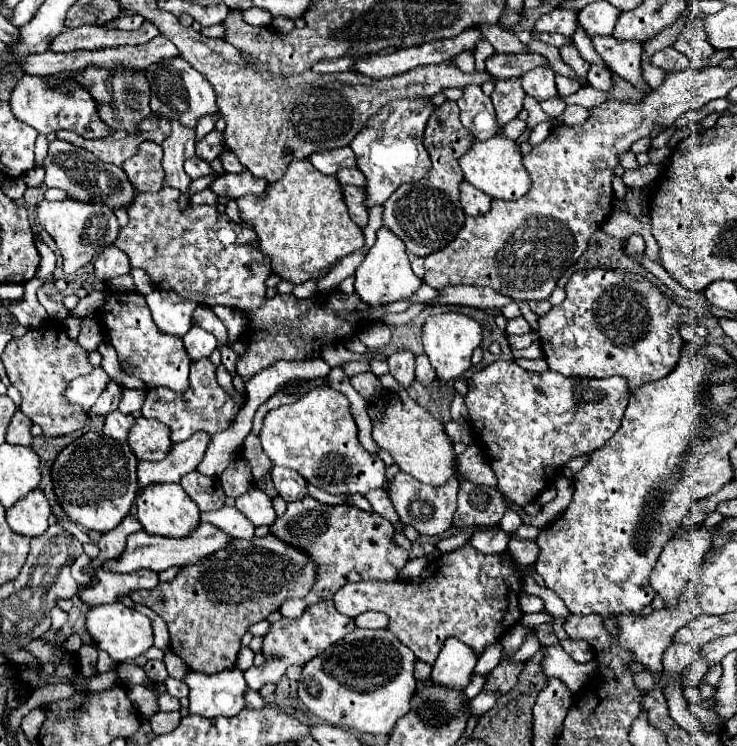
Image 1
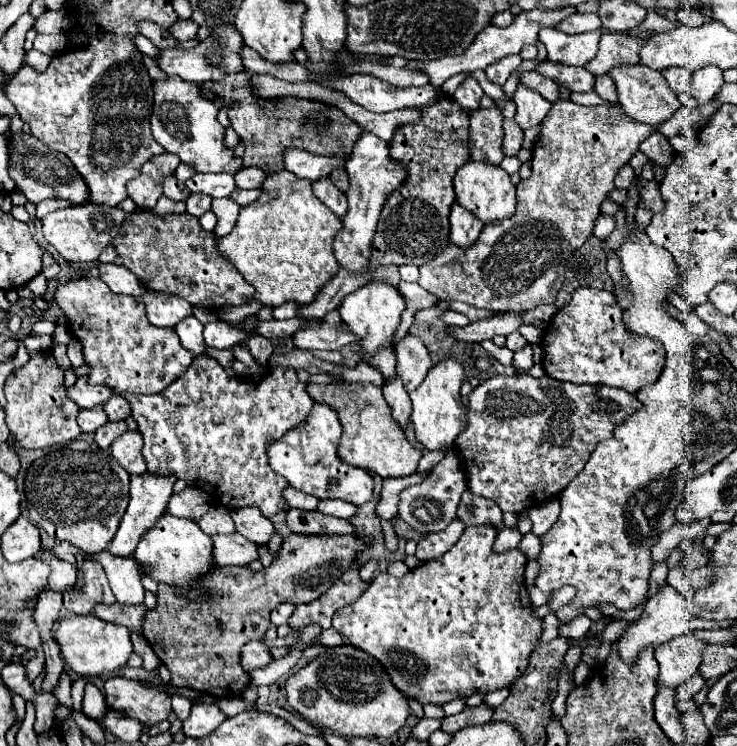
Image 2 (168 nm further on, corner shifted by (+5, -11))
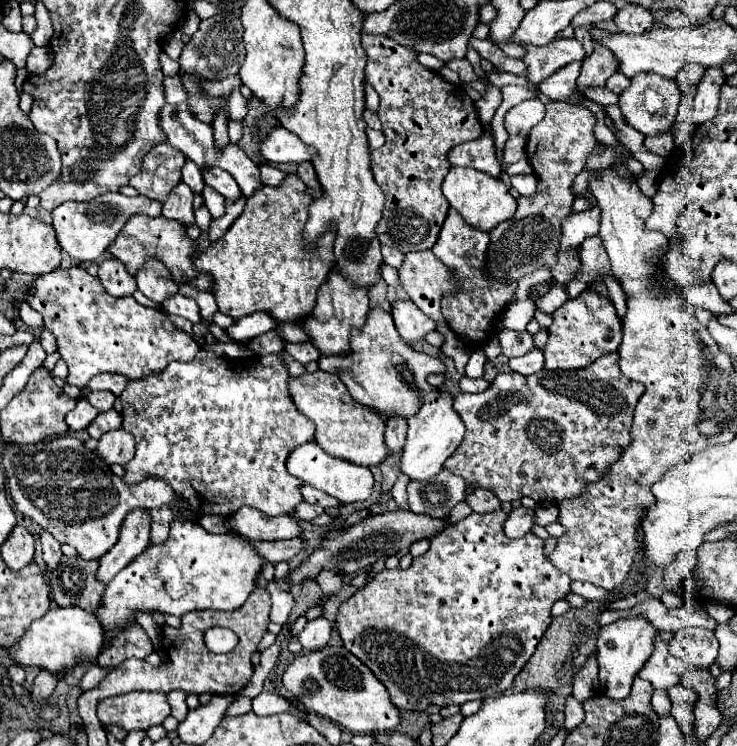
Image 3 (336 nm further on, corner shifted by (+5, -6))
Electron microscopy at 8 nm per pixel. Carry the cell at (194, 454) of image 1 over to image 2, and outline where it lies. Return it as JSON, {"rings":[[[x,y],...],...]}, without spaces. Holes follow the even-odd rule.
{"rings":[[[141,473],[141,475],[131,475],[131,501],[129,501],[129,507],[121,519],[121,525],[119,525],[119,531],[109,547],[109,551],[113,555],[119,555],[119,557],[129,557],[133,555],[137,543],[141,541],[143,533],[147,531],[147,527],[153,527],[153,523],[157,521],[159,515],[165,513],[167,505],[169,505],[169,499],[173,495],[173,485],[175,485],[177,477],[175,475],[153,475],[153,473]]]}

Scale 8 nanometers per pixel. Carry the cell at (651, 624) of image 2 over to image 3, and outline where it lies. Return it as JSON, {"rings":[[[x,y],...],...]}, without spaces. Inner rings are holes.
{"rings":[[[629,618],[617,620],[609,626],[601,628],[597,638],[597,662],[599,662],[599,688],[611,700],[623,700],[629,696],[631,684],[635,674],[647,662],[649,654],[653,652],[657,628],[651,626],[645,618]]]}

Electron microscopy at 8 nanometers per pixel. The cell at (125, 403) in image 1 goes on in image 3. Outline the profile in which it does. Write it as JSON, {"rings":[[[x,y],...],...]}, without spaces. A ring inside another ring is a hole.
{"rings":[[[97,390],[97,392],[85,392],[81,398],[87,400],[89,404],[93,404],[93,406],[95,406],[97,410],[101,410],[101,412],[111,410],[111,408],[113,408],[113,402],[115,402],[115,394],[101,392],[101,390]]]}

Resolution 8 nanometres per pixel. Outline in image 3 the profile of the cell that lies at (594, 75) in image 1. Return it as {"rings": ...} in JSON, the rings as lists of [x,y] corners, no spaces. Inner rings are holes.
{"rings":[[[615,72],[611,78],[607,78],[607,84],[605,84],[605,86],[607,86],[611,92],[621,94],[621,92],[629,86],[629,82],[631,82],[631,80],[629,80],[629,78],[625,78],[621,72]]]}

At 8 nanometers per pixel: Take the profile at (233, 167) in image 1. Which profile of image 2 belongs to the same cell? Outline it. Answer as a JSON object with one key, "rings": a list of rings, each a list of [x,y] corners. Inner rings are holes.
{"rings":[[[243,167],[235,173],[235,185],[241,189],[255,189],[261,187],[265,181],[265,173],[257,167]]]}

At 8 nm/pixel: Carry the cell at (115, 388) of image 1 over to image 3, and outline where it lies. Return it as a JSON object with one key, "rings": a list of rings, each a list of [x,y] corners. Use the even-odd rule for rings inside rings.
{"rings":[[[83,398],[77,400],[77,406],[75,410],[71,410],[67,416],[65,416],[65,422],[69,426],[69,430],[83,430],[89,426],[89,422],[93,422],[93,418],[97,416],[97,408],[89,406],[89,402],[83,402]]]}

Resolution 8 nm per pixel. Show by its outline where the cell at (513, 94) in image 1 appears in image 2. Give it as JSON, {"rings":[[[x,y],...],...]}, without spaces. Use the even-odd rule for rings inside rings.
{"rings":[[[495,105],[491,109],[479,109],[471,115],[469,149],[473,161],[489,161],[499,165],[503,161],[503,111]]]}

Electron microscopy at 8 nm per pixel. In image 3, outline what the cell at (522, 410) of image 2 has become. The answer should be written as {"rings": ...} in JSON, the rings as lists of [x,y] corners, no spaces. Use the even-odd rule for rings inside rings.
{"rings":[[[611,352],[611,354],[605,354],[601,358],[597,358],[597,362],[593,362],[591,366],[587,368],[579,368],[579,370],[541,370],[533,376],[521,376],[521,374],[499,374],[485,392],[481,394],[459,394],[455,400],[453,400],[453,408],[455,412],[459,414],[459,418],[463,420],[465,424],[465,438],[463,438],[463,444],[459,446],[457,454],[453,454],[453,458],[449,458],[445,462],[445,470],[465,478],[467,484],[477,484],[477,486],[491,486],[491,490],[495,490],[495,494],[499,496],[501,502],[513,502],[513,500],[519,500],[523,496],[529,496],[533,500],[537,500],[539,504],[559,504],[567,498],[577,498],[585,486],[589,482],[597,482],[603,478],[605,472],[609,472],[609,468],[617,462],[617,458],[621,458],[621,450],[625,446],[631,444],[629,440],[629,430],[631,430],[631,418],[633,418],[633,410],[635,410],[635,404],[637,400],[641,398],[643,394],[643,386],[639,382],[633,382],[629,378],[625,378],[619,370],[619,354],[617,352]]]}

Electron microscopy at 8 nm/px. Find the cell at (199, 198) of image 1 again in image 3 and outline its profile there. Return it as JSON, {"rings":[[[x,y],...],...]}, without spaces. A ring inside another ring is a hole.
{"rings":[[[119,192],[115,194],[101,194],[89,202],[63,202],[53,210],[53,228],[57,232],[57,240],[61,248],[77,262],[95,262],[117,238],[121,226],[129,220],[131,214],[147,214],[159,216],[161,202],[153,202],[145,196],[127,198]],[[109,222],[109,224],[105,224]]]}

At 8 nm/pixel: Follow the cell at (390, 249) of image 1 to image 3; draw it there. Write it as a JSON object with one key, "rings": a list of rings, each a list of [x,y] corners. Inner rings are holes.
{"rings":[[[375,308],[367,314],[367,322],[357,334],[353,334],[353,354],[345,354],[345,358],[321,358],[319,370],[335,372],[345,382],[353,400],[363,406],[375,408],[381,416],[401,416],[409,418],[417,414],[423,404],[425,394],[433,392],[433,386],[427,384],[427,376],[431,372],[445,372],[445,364],[435,356],[425,356],[407,346],[393,326],[393,318],[389,312]]]}

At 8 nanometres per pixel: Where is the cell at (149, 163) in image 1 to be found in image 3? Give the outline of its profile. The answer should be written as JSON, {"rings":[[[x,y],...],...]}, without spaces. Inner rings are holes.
{"rings":[[[157,144],[141,166],[141,172],[131,178],[131,186],[151,200],[165,202],[169,192],[181,182],[185,156],[171,144]]]}

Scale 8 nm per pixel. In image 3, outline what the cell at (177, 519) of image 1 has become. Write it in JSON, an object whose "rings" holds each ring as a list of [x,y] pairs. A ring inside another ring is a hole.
{"rings":[[[173,522],[173,530],[169,534],[169,542],[163,542],[161,546],[149,546],[141,556],[137,556],[125,570],[113,578],[113,582],[107,584],[101,606],[97,608],[95,616],[103,626],[105,632],[105,646],[115,638],[117,632],[125,630],[129,624],[135,622],[135,612],[159,612],[159,614],[173,614],[173,616],[185,616],[195,610],[221,610],[231,612],[245,604],[249,594],[257,586],[257,578],[261,576],[265,568],[265,560],[255,552],[255,548],[243,540],[239,534],[209,534],[201,524],[191,522]]]}

